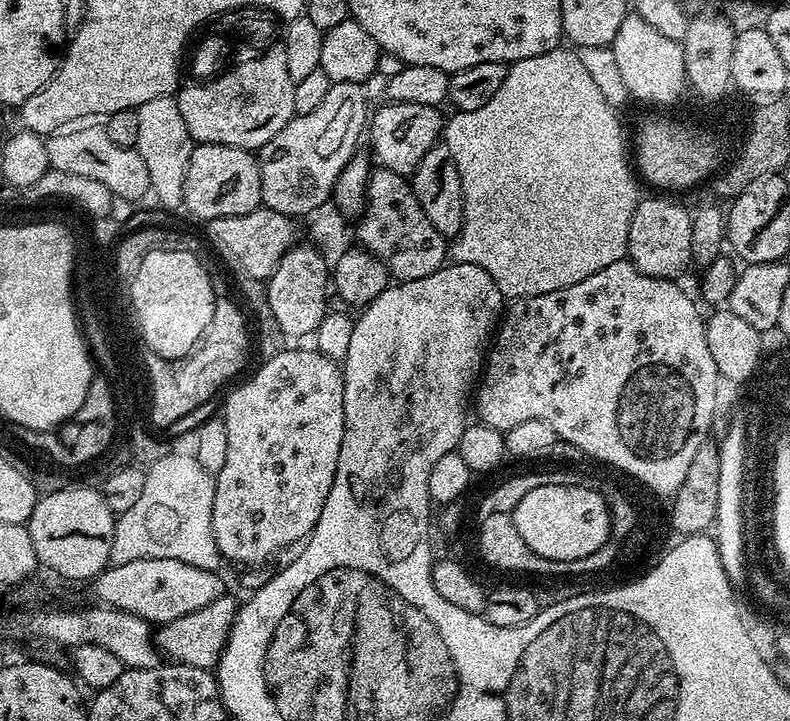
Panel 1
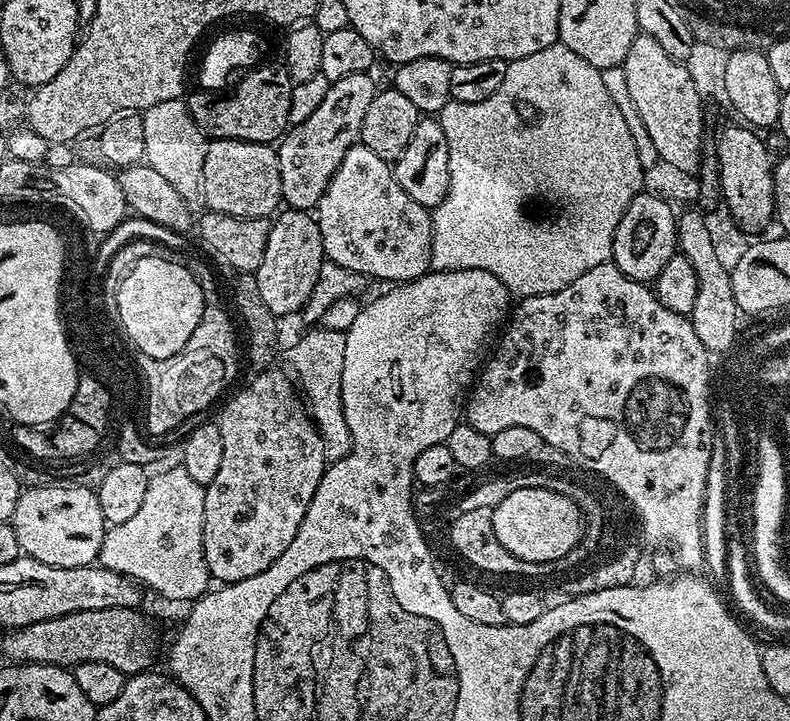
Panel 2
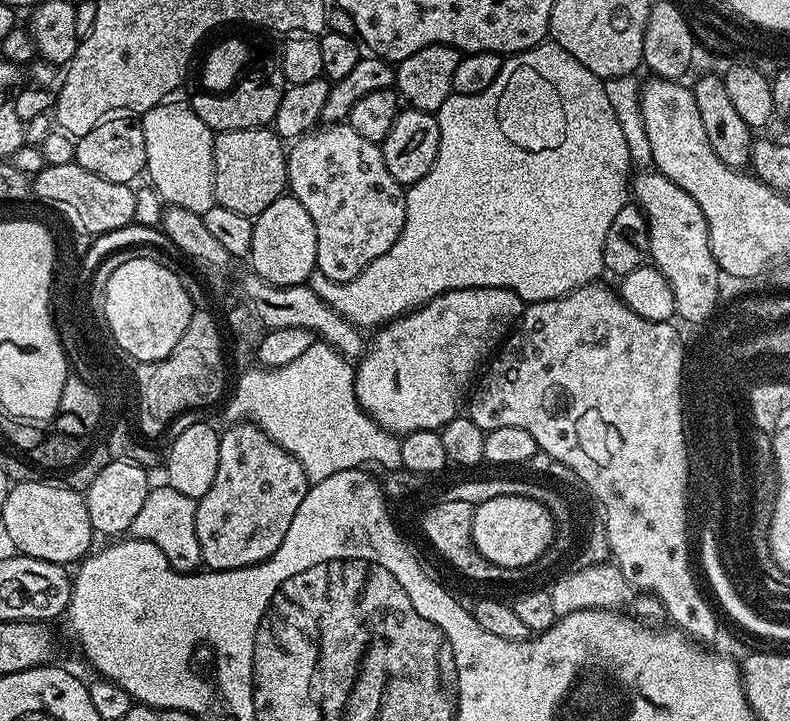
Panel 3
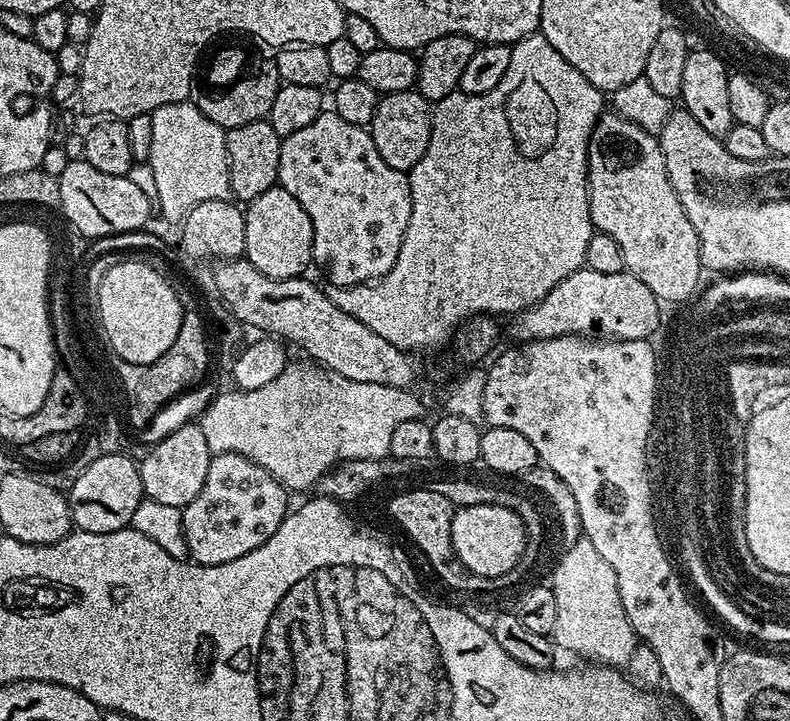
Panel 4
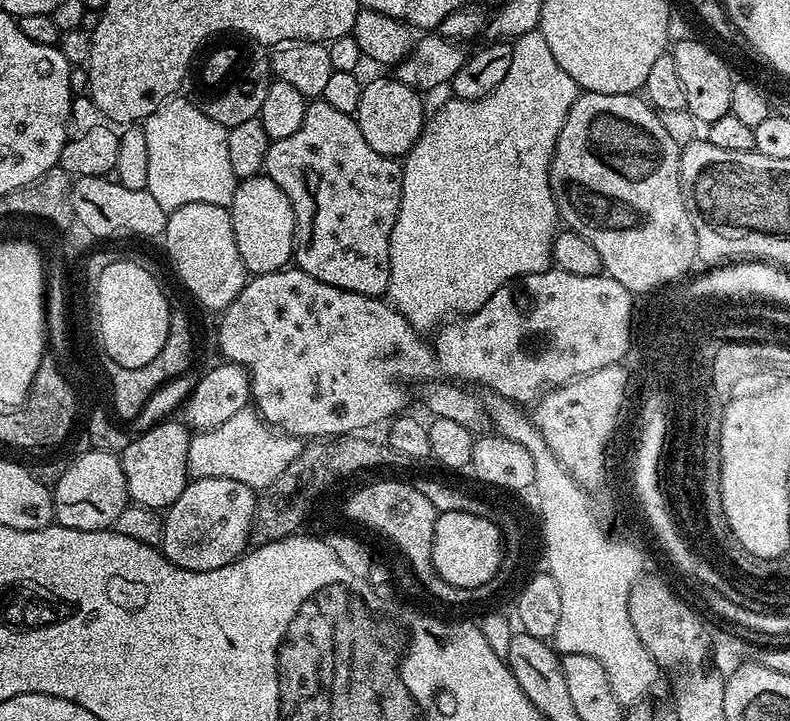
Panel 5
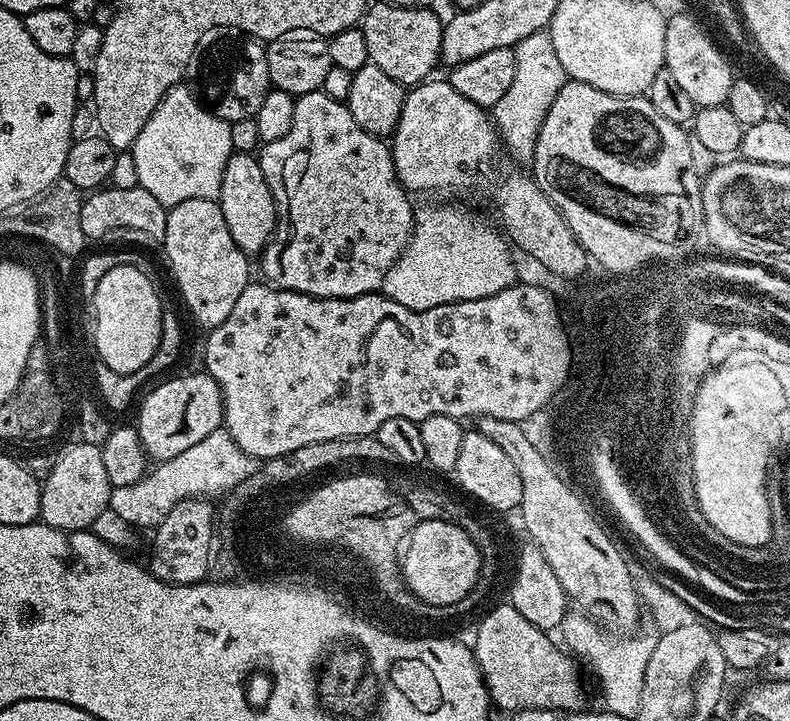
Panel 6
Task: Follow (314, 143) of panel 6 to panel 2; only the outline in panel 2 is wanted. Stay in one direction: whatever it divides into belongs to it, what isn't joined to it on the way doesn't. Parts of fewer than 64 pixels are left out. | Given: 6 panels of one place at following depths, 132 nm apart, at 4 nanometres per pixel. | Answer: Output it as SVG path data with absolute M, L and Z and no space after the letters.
M358 142L346 150L346 158L342 158L338 170L334 170L334 178L330 178L330 184L317 202L314 215L322 234L325 257L349 272L358 272L365 278L373 276L376 280L405 284L408 280L425 276L432 268L432 218L429 209L414 202L414 198L398 186L389 161L378 158L374 150L362 143Z

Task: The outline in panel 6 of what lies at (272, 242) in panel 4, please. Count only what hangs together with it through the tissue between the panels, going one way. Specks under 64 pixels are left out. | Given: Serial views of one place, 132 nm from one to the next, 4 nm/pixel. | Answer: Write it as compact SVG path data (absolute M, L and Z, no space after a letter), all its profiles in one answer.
M232 153L232 157L226 162L226 170L222 170L222 190L218 197L218 203L222 210L222 218L226 218L226 227L230 229L230 235L233 236L234 242L238 242L244 255L252 258L263 252L268 241L272 239L272 232L276 229L276 203L272 197L270 186L266 182L266 174L262 174L259 159L253 153Z

